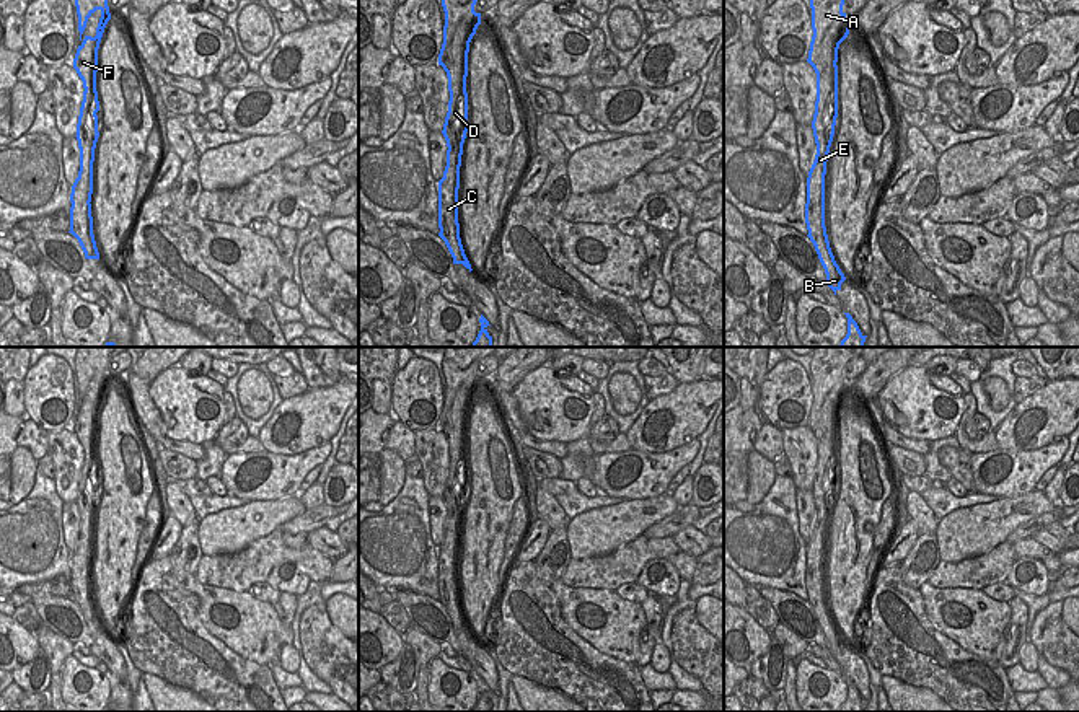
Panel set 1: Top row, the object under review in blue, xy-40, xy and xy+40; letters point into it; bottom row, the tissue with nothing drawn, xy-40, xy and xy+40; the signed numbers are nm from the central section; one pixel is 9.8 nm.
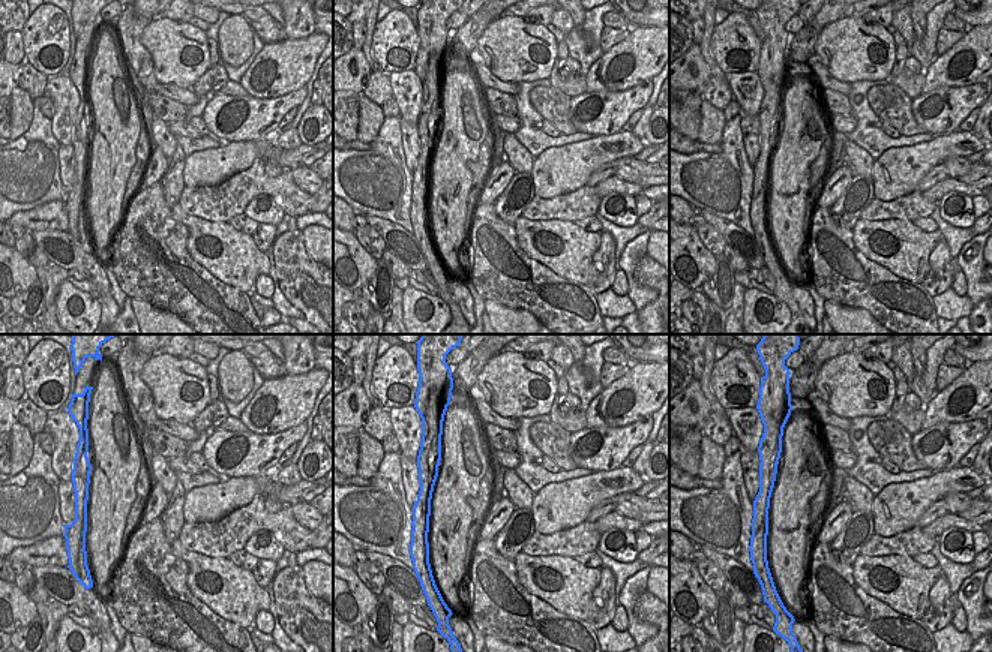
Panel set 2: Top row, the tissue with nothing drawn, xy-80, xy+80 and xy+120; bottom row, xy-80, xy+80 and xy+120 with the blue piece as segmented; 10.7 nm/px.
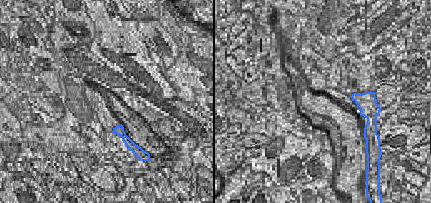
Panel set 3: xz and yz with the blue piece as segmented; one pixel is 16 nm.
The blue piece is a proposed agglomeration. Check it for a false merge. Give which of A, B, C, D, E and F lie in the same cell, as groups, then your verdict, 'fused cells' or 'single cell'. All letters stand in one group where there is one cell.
groups A / B C D E F; fused cells

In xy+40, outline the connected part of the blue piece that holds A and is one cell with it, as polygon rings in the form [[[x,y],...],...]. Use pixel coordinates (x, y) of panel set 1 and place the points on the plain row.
[[[815,347],[810,360],[812,389],[815,396],[830,398],[831,407],[831,433],[828,450],[838,443],[838,414],[848,402],[852,385],[843,376],[844,365],[859,357],[864,347]]]

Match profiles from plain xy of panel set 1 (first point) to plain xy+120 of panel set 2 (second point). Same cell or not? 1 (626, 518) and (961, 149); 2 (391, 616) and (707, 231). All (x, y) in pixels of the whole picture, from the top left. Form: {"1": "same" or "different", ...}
{"1": "same", "2": "same"}

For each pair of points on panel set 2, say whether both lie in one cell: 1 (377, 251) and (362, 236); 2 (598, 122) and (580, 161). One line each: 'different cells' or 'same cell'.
1: same cell
2: different cells

